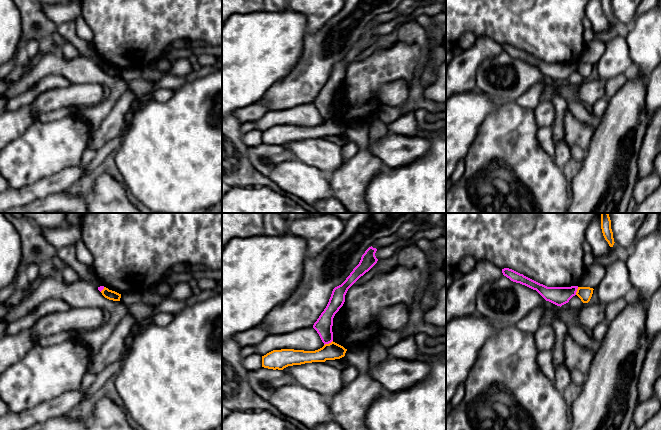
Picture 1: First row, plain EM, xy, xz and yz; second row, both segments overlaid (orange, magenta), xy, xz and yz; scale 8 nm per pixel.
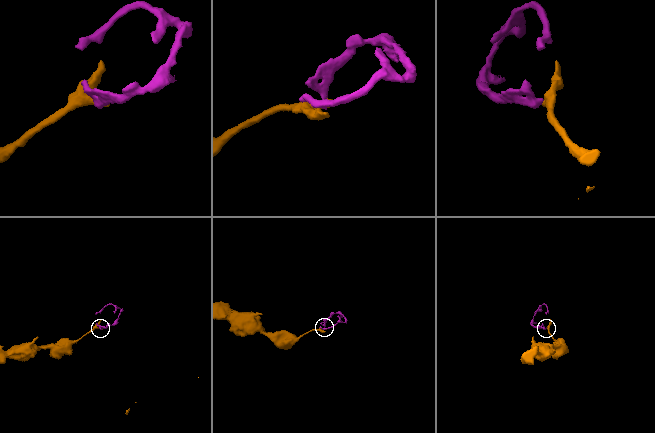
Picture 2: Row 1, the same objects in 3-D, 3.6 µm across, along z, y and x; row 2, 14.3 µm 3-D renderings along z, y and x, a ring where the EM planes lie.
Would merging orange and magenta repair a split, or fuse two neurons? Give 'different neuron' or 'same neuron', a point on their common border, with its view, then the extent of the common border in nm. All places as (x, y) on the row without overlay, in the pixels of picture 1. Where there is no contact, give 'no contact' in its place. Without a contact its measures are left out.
different neuron; meets orange in xz at (329, 119); contact 80 nm long

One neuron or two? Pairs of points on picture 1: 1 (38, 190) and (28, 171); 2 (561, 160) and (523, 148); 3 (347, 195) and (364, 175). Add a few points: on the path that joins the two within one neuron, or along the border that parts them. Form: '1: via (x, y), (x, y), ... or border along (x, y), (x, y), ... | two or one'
1: border along (56, 173), (28, 185), (11, 188) | two
2: border along (553, 158), (554, 162), (561, 169) | two
3: via (350, 190), (359, 180) | one

